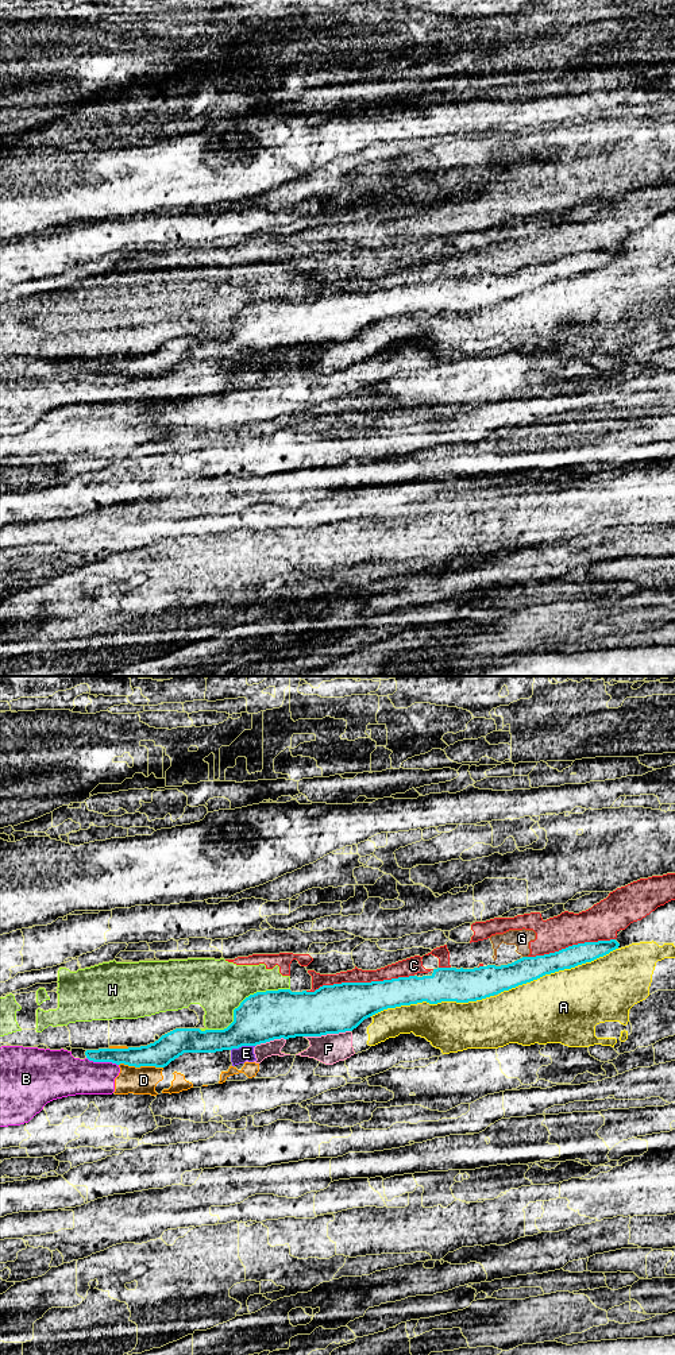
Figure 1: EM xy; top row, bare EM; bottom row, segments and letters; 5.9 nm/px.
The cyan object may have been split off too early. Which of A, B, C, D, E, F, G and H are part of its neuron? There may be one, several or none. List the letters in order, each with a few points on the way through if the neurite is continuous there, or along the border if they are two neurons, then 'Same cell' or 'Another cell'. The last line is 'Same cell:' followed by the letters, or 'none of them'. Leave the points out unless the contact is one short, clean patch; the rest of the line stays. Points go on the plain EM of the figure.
A: Another cell
B: Another cell
C: Another cell
D: Another cell
E: Boundary: xy (254, 354), (242, 354), (231, 359). Another cell
F: Another cell
G: Another cell
H: Another cell
Same cell: none of them

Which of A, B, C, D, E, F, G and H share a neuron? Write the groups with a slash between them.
A B D E F / C G H

